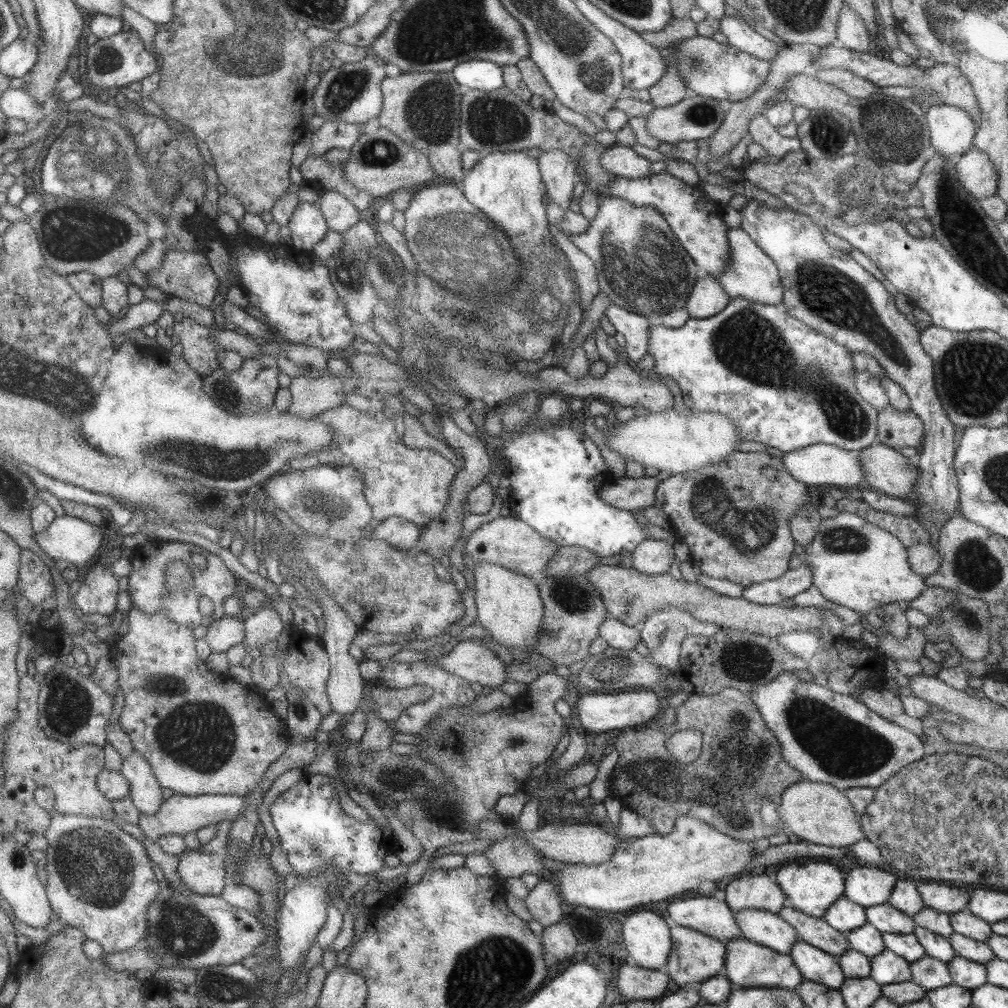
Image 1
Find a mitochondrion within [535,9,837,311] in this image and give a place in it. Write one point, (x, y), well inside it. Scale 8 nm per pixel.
(701, 114)

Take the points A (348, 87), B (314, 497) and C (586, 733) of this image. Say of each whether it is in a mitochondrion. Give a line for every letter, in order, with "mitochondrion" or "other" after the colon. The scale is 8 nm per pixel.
A: mitochondrion
B: mitochondrion
C: other

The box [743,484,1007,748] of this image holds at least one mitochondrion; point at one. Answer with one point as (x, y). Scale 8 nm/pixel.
(974, 564)

